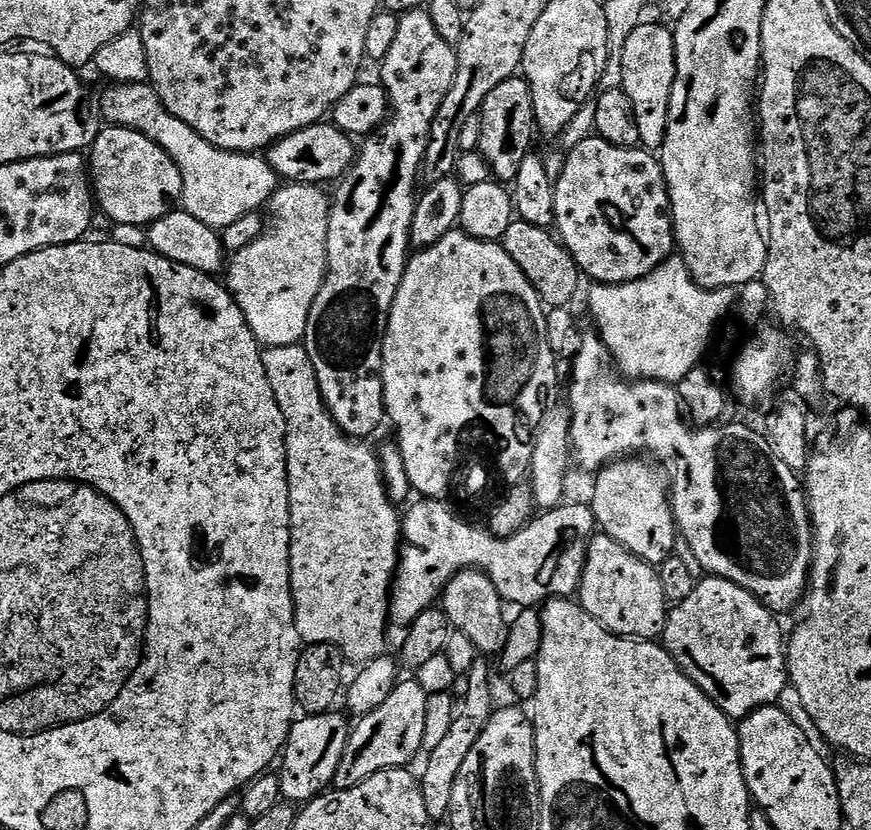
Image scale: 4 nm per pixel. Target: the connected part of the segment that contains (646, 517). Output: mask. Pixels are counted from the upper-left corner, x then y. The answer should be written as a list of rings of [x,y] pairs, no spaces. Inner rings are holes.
[[[626,458],[608,464],[595,473],[596,485],[592,488],[590,499],[599,531],[630,550],[632,556],[653,566],[666,562],[677,551],[678,529],[672,513],[667,470],[663,463],[651,462],[646,458]]]

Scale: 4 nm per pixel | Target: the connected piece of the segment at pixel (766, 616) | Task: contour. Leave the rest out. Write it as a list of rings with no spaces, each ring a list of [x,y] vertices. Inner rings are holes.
[[[705,575],[696,589],[681,604],[671,605],[668,620],[664,623],[662,643],[674,662],[715,704],[732,717],[733,721],[745,720],[759,708],[775,705],[776,700],[789,687],[788,649],[786,632],[780,629],[777,613],[771,612],[754,595],[734,582],[721,576]]]

